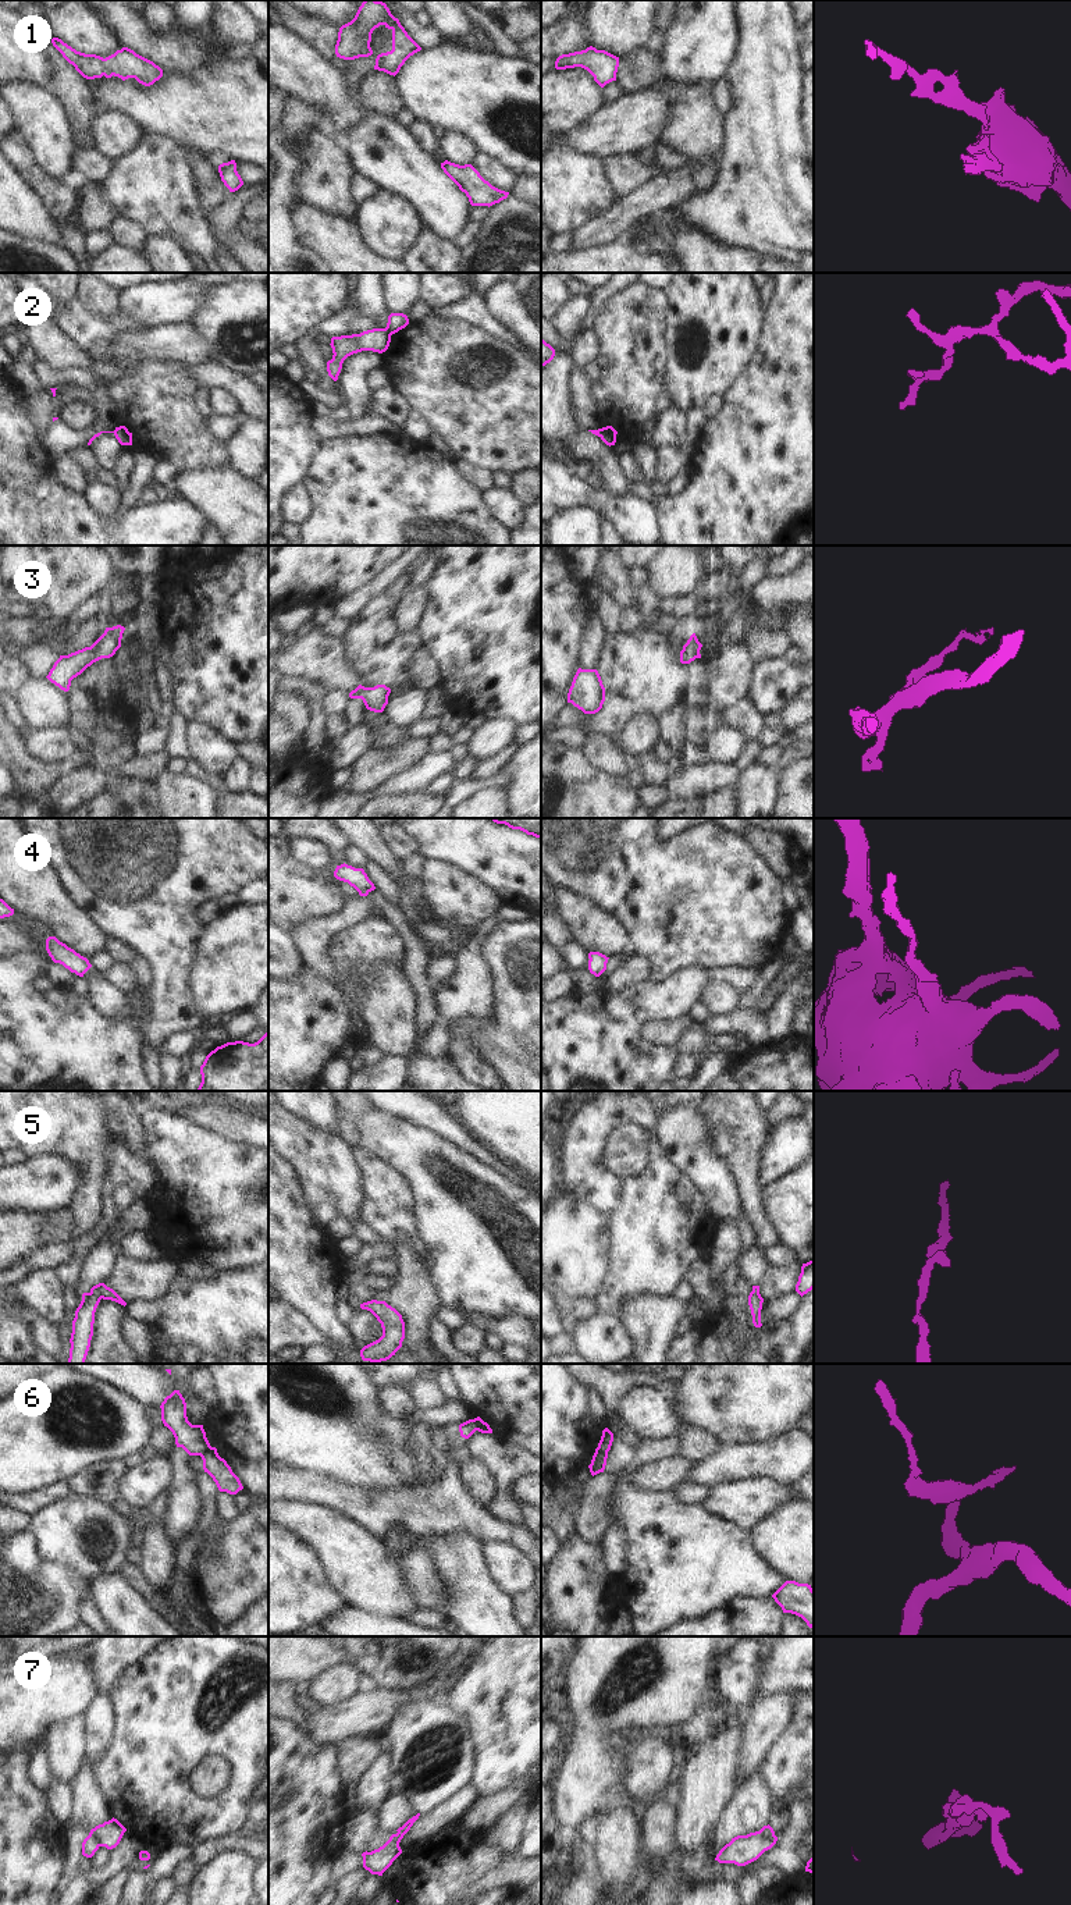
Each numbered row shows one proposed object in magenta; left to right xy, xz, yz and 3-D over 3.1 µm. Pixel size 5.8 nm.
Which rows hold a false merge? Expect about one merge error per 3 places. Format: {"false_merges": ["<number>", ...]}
{"false_merges": ["2", "6", "7"]}

